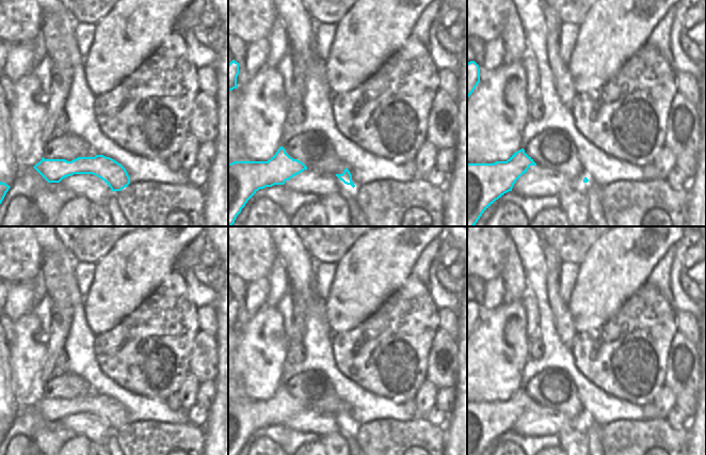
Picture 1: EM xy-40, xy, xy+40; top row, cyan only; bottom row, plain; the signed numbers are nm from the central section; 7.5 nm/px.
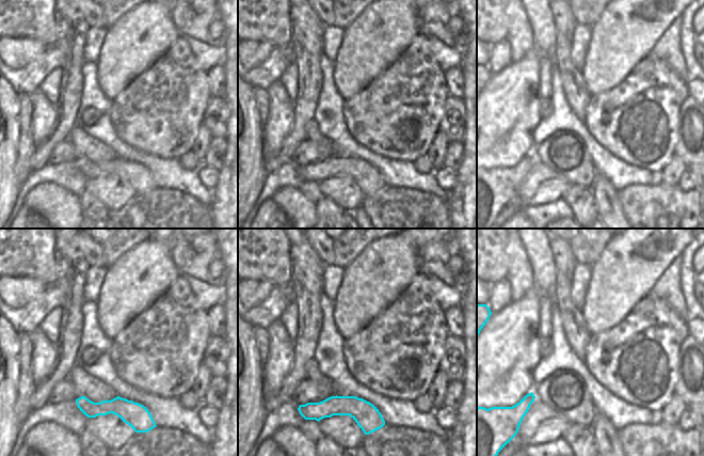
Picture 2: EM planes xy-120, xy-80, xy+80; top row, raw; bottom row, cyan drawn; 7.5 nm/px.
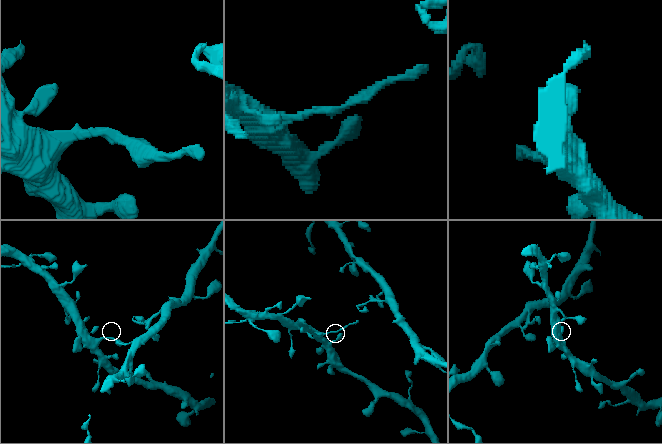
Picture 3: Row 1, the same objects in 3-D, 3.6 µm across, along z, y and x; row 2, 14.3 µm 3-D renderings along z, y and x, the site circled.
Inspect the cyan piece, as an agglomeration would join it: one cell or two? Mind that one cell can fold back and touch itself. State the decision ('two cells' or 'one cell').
two cells

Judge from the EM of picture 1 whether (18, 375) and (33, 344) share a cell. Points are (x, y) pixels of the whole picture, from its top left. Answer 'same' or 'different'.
same

